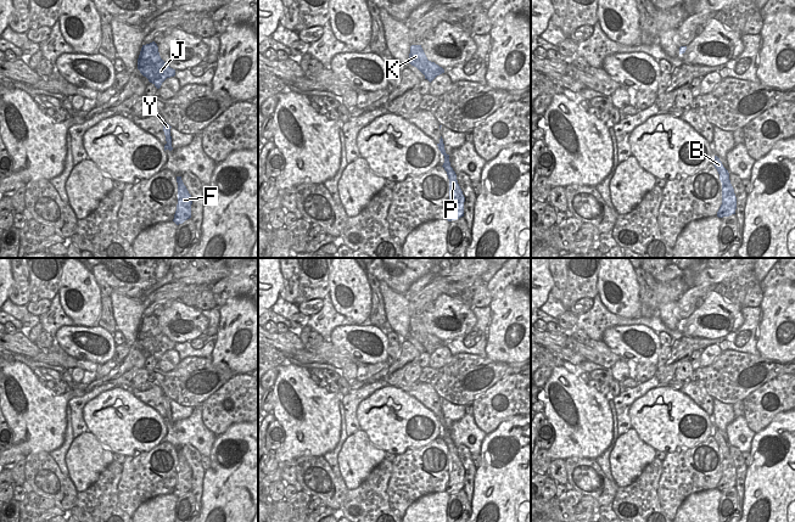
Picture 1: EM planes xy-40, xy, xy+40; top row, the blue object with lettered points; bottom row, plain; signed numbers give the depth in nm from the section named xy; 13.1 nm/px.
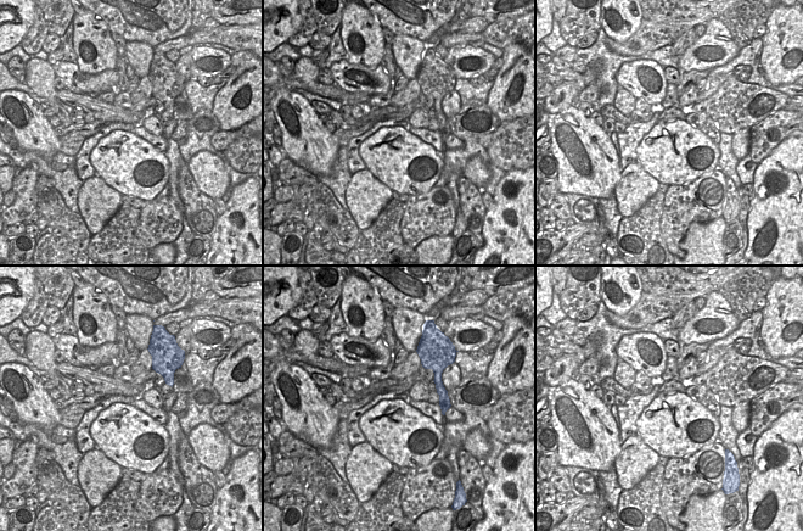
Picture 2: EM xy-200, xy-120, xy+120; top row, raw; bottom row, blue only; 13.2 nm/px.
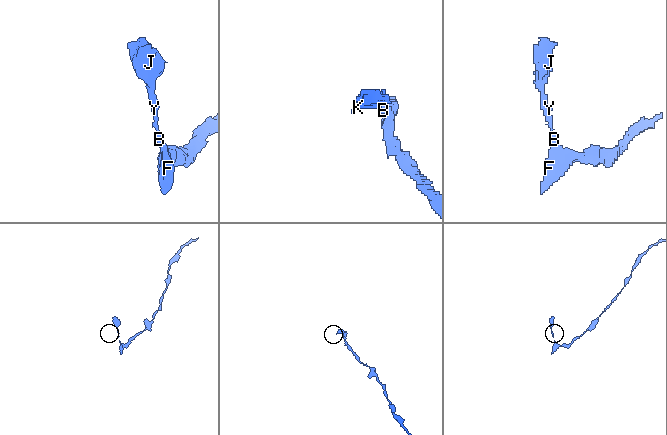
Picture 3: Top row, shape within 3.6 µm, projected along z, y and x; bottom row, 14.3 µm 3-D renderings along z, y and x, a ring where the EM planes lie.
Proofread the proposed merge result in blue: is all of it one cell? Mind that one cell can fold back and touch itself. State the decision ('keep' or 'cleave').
keep

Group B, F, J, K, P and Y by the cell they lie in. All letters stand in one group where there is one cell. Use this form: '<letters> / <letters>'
B F J K P Y

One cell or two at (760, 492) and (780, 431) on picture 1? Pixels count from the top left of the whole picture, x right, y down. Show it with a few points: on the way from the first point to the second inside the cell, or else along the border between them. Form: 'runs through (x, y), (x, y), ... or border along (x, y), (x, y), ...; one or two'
runs through (760, 473), (760, 453), (757, 448), (762, 438); one

